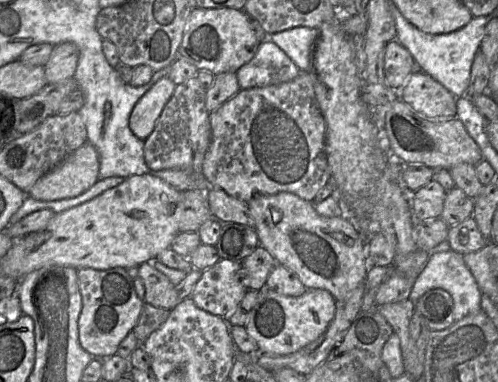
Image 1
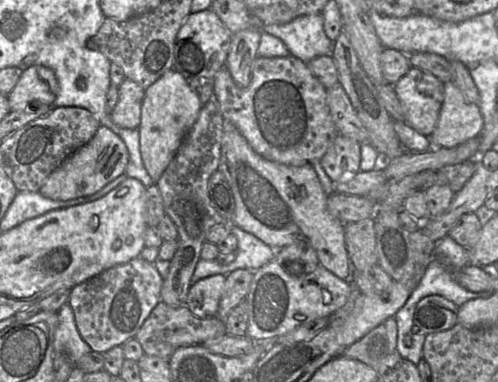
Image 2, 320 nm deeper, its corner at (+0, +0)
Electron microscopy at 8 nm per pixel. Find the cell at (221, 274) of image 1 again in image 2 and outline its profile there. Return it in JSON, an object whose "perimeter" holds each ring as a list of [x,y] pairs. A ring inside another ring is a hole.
{"perimeter":[[[223,274],[198,280],[190,286],[185,305],[199,318],[216,316],[225,282],[226,276]]]}

